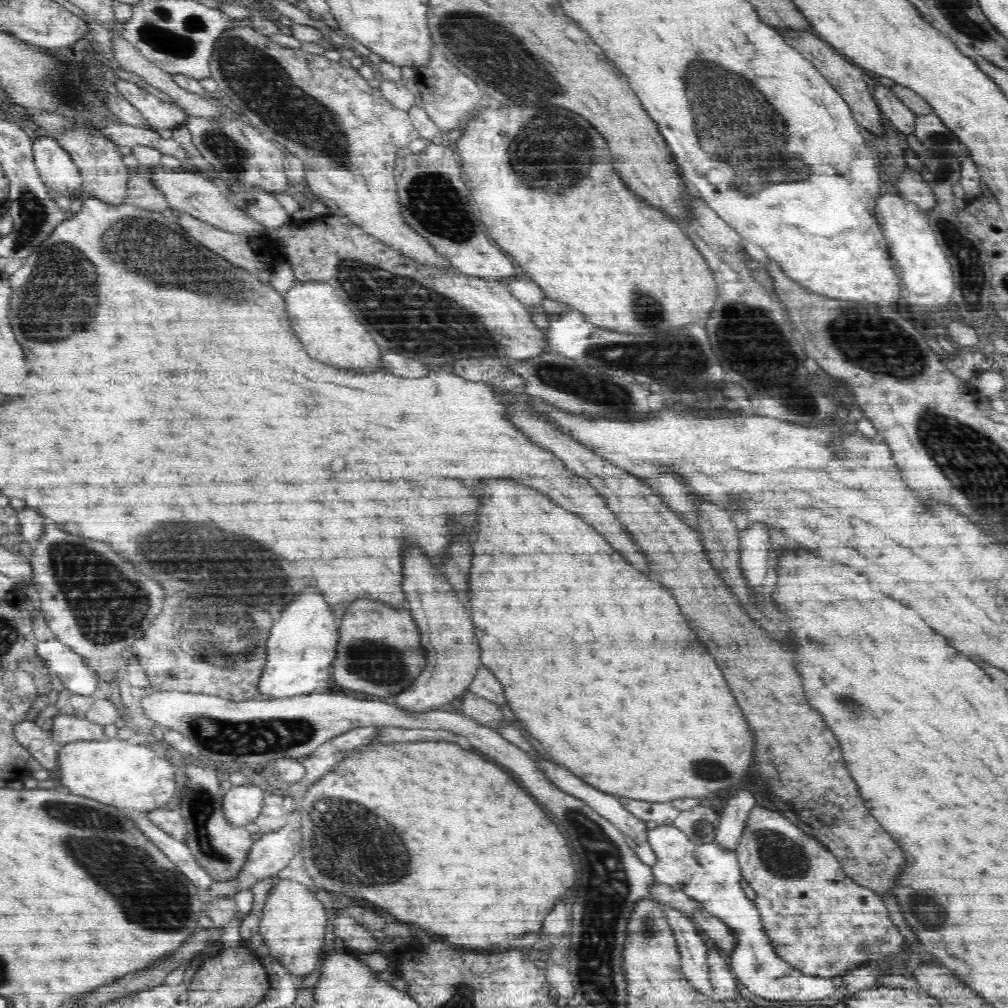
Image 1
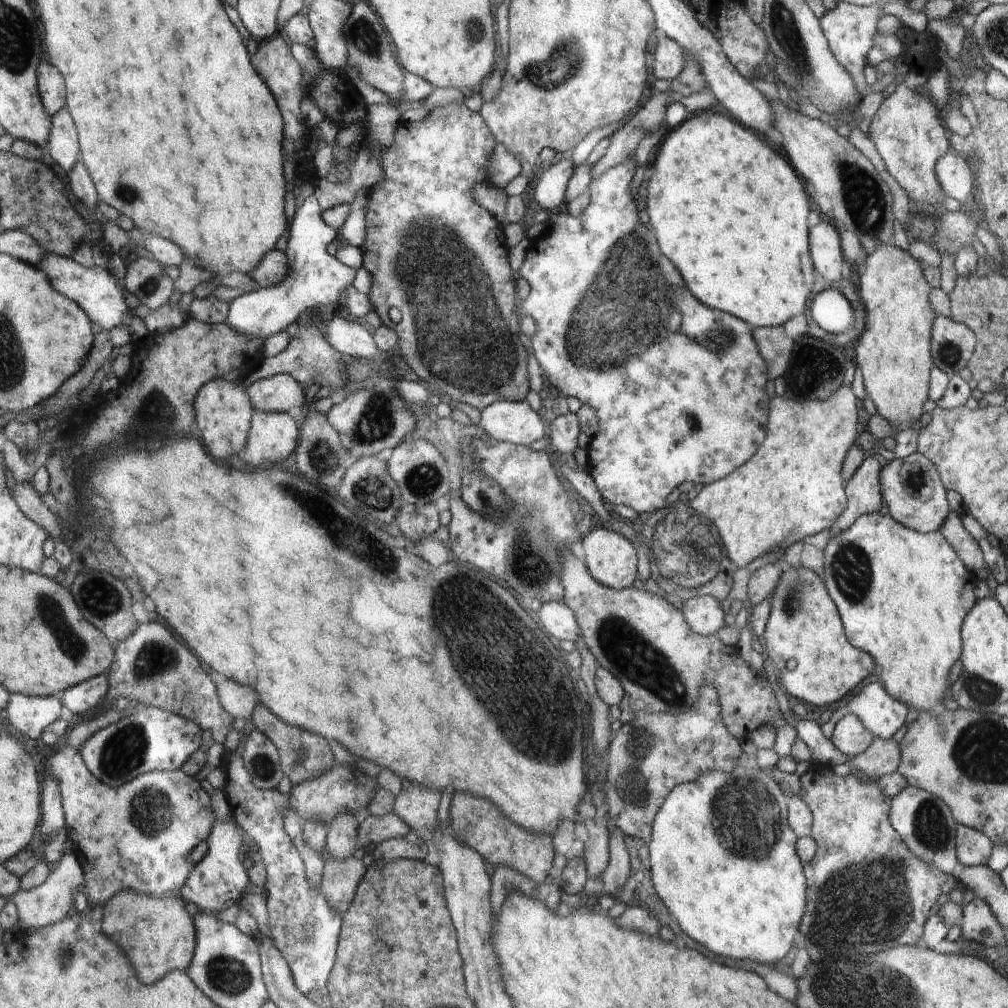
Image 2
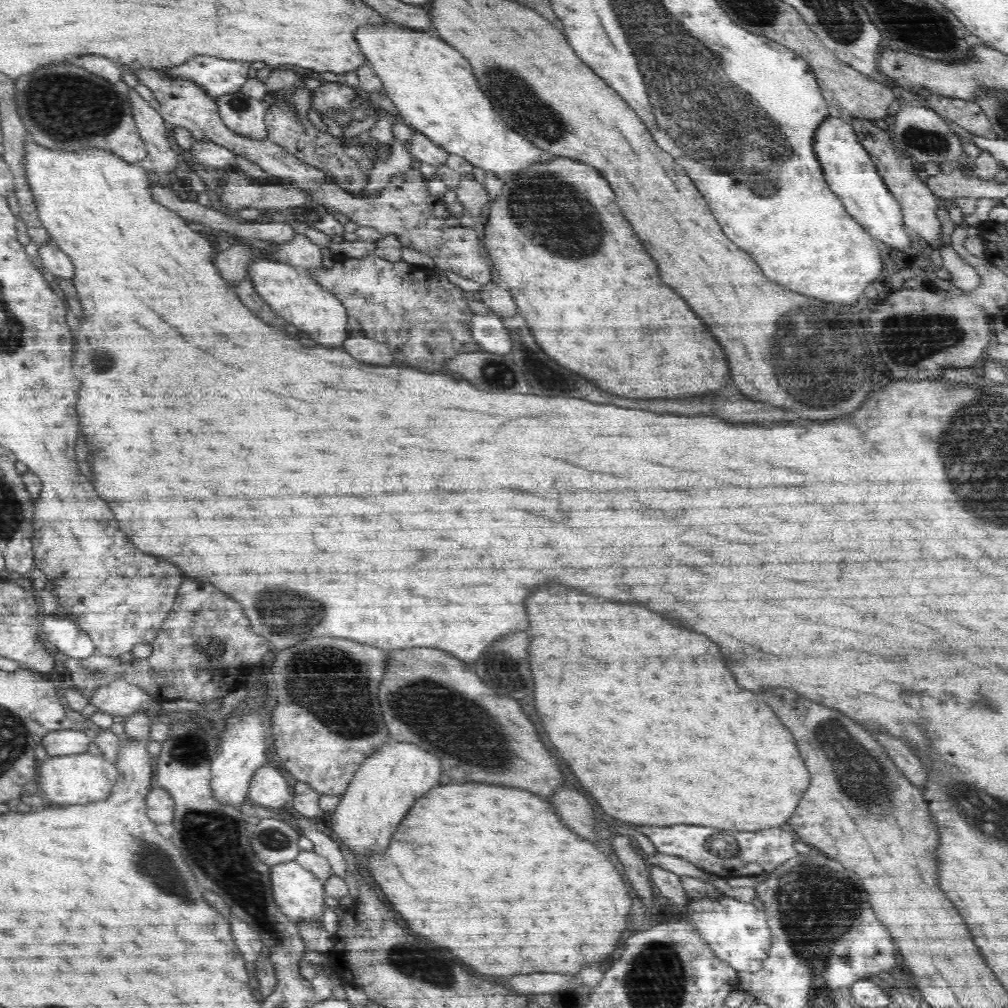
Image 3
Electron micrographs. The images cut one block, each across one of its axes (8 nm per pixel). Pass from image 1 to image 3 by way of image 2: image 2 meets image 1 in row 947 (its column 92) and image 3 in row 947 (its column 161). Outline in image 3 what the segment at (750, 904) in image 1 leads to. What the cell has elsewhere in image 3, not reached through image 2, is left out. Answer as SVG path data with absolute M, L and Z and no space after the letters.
M724 894L718 898L704 896L688 900L683 911L700 938L706 941L712 953L722 962L733 967L735 971L754 972L763 967L772 945L771 930L765 919L765 912L756 910L748 902Z

